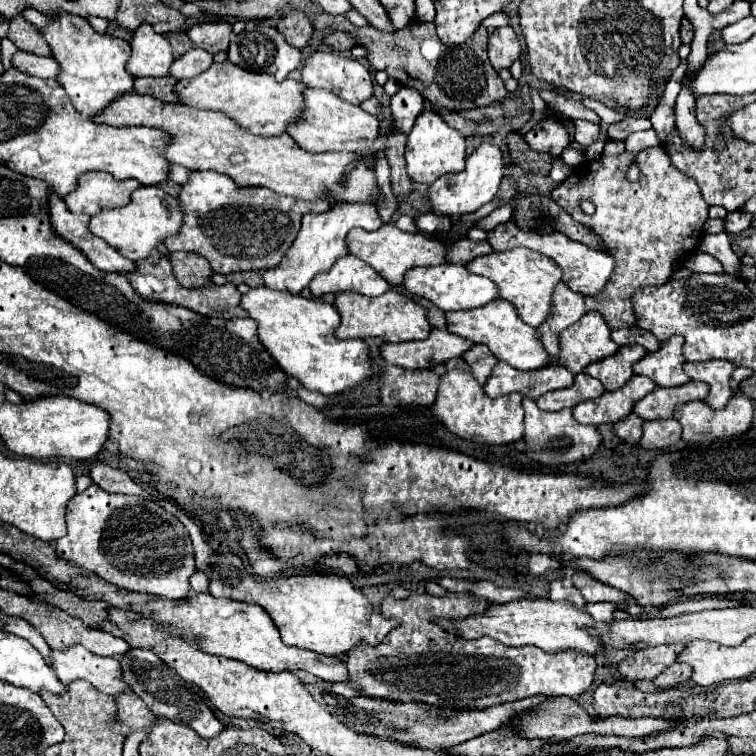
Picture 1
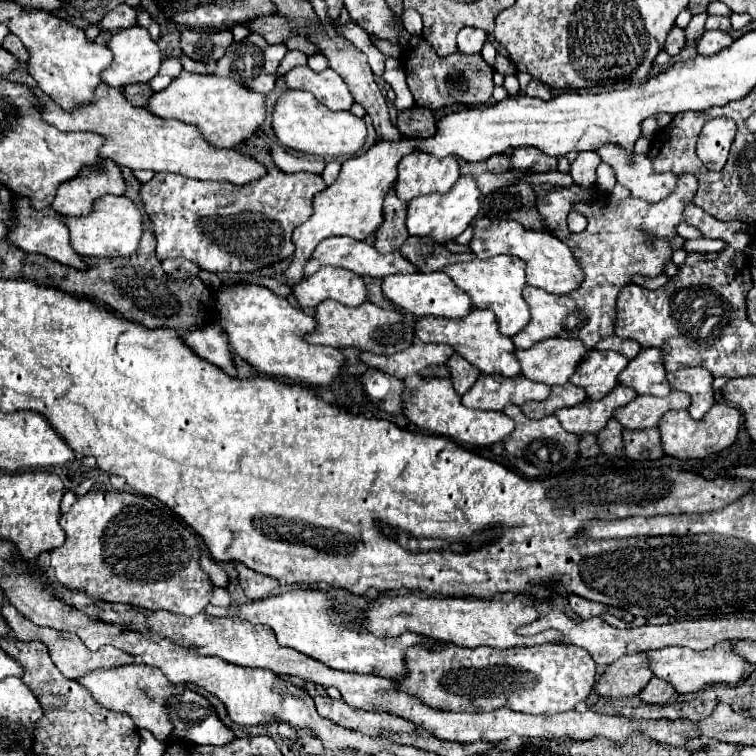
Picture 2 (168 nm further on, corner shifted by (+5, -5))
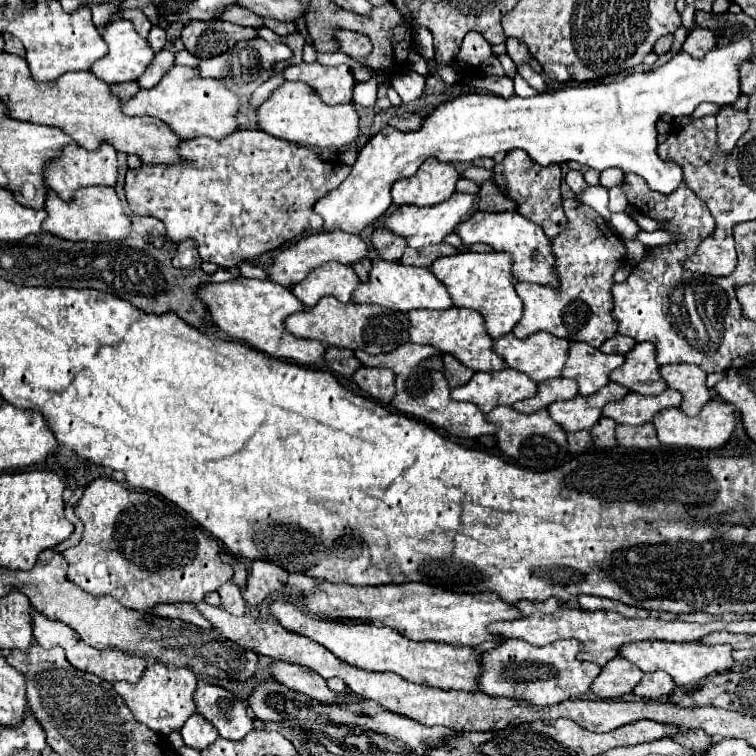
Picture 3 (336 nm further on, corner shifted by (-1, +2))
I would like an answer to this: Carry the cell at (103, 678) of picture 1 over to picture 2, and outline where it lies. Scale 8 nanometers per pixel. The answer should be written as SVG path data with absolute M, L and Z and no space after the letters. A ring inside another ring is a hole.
M130 664L130 666L120 666L118 670L96 670L90 676L82 676L80 680L90 694L104 706L114 712L124 712L128 714L138 728L144 728L152 732L152 736L160 742L166 742L174 730L172 720L168 718L166 712L166 702L172 696L184 694L184 686L172 684L160 670L154 670L152 666L146 664Z

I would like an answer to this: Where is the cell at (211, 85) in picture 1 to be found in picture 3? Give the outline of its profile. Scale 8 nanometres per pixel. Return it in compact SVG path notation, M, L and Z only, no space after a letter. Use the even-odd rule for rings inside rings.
M176 65L162 77L162 81L156 87L140 89L130 101L122 105L122 111L126 115L156 117L168 123L172 131L176 131L176 135L180 135L182 139L192 139L200 135L212 139L224 139L238 129L240 99L218 79L200 77L196 69Z

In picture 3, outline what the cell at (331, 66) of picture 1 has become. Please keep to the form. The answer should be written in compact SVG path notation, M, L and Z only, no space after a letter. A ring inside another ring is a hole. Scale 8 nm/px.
M298 63L298 65L286 67L284 77L288 81L308 83L328 105L352 101L354 75L348 65L324 67L320 63Z

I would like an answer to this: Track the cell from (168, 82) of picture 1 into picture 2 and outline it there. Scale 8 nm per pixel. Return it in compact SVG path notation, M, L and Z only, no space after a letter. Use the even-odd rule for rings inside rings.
M132 84L132 86L126 86L122 94L132 106L144 106L146 100L152 96L152 90L148 84Z

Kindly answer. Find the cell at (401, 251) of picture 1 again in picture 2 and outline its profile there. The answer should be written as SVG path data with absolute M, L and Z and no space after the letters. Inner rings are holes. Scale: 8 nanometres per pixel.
M334 236L328 240L322 240L316 248L314 254L310 258L310 262L306 262L304 266L304 276L312 276L318 268L322 266L340 266L346 270L352 270L358 276L372 276L372 278L384 278L390 274L398 274L398 272L416 272L416 266L412 266L412 262L406 262L400 252L390 252L390 254L378 254L378 250L374 250L372 244L354 240L354 238L346 238L346 236Z

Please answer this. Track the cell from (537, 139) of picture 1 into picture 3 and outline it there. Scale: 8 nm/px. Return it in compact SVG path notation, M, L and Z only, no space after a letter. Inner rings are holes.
M524 151L506 153L504 161L494 167L494 183L500 189L504 189L508 197L512 197L518 203L518 211L526 219L538 223L550 239L554 239L566 227L566 217L560 203L560 179L562 179L560 165L554 163L552 167L540 167L532 163L532 159L524 155Z

